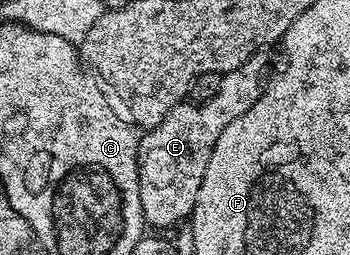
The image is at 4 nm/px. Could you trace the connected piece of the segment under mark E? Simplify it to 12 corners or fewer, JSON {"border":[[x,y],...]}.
{"border":[[252,57],[140,134],[149,227],[191,215],[214,144],[253,106]]}

